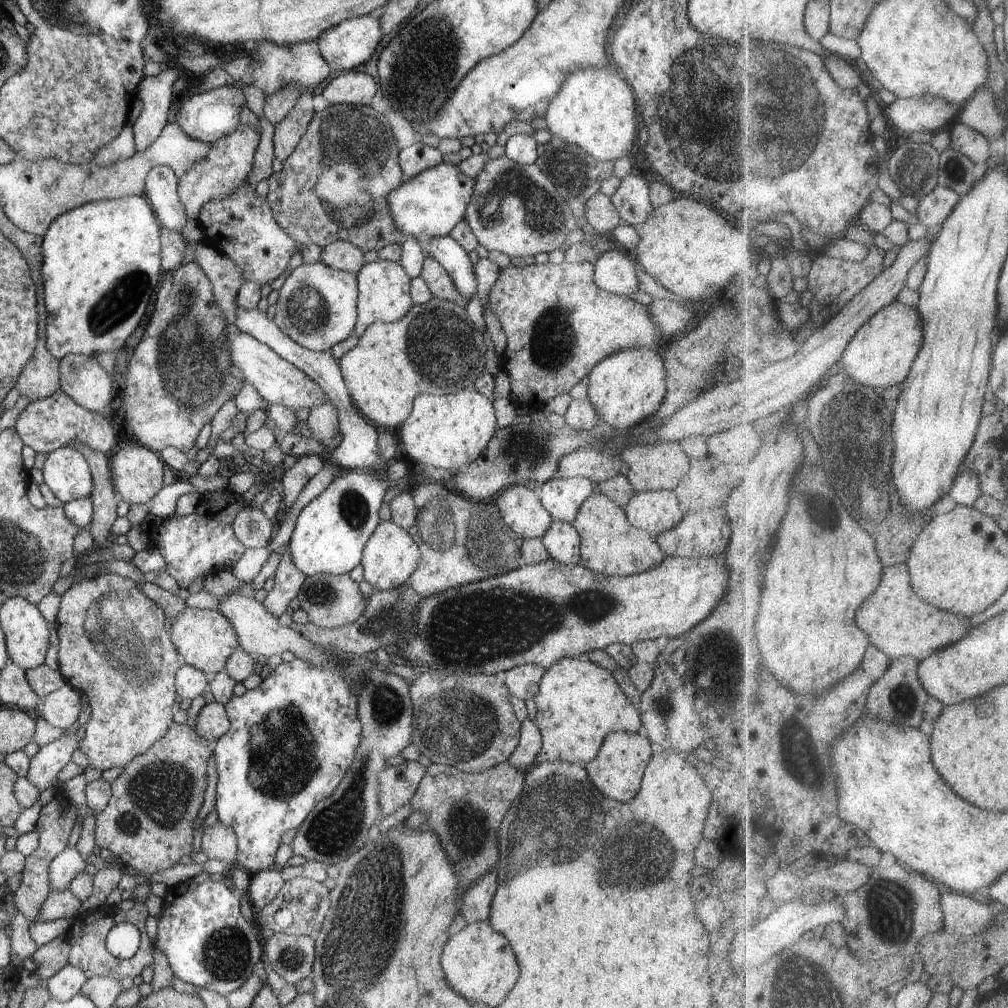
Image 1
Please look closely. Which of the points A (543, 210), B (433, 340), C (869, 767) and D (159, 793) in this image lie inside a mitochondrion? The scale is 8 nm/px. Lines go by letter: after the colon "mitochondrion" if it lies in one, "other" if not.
A: mitochondrion
B: mitochondrion
C: other
D: mitochondrion

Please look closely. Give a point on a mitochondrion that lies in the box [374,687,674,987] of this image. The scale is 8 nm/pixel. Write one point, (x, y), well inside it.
(464, 825)

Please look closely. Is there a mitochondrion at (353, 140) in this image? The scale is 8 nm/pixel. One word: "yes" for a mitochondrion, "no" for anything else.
yes

